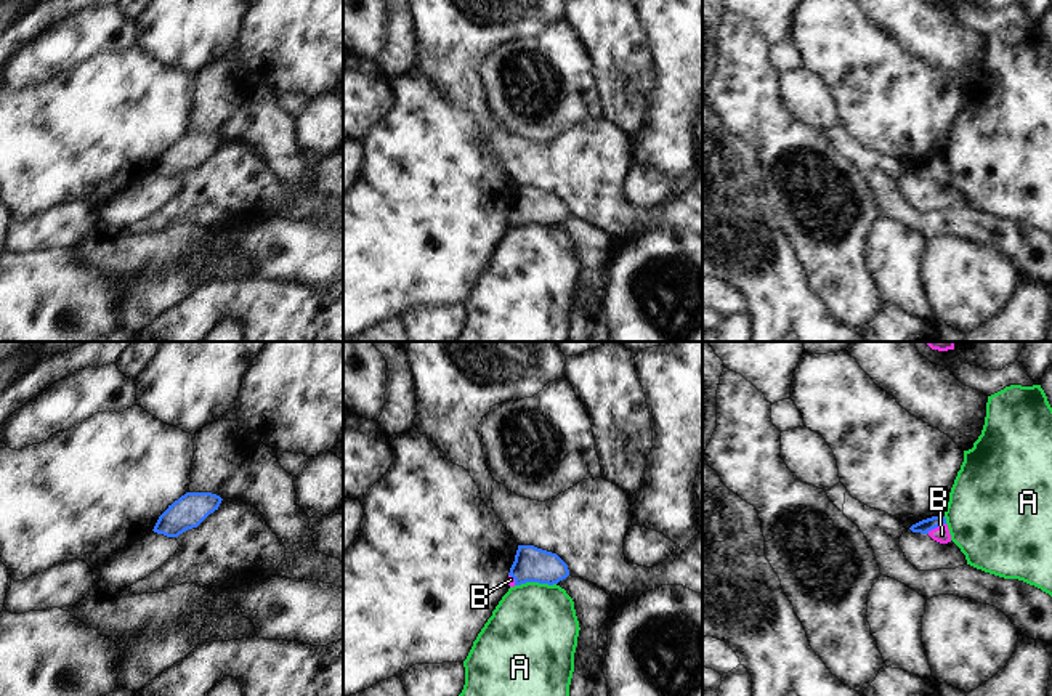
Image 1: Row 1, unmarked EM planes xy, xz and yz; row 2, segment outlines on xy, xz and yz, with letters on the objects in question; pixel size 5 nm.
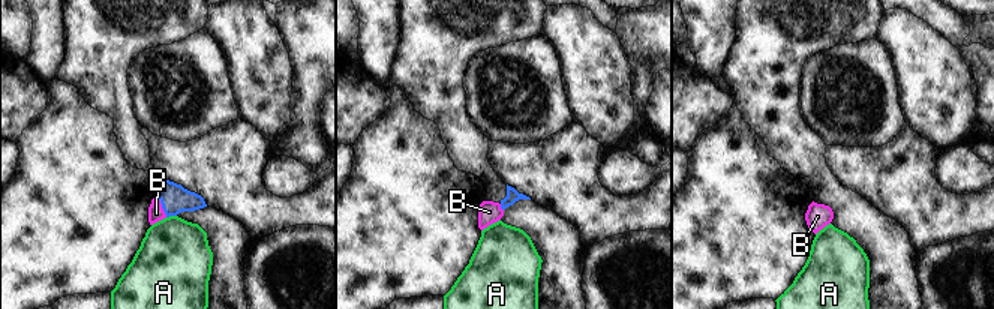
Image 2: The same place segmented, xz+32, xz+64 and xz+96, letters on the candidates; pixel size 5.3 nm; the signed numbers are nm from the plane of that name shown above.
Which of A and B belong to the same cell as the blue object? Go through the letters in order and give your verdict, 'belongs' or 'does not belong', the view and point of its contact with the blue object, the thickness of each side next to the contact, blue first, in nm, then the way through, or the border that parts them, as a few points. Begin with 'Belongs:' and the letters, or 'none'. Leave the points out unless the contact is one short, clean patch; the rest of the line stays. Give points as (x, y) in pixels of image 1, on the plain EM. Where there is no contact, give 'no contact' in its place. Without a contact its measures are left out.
Belongs: B
A: does not belong; contact xz (534, 222); calibres 180 and 440 nm; border xz (555, 223), (521, 223), (515, 226)
B: belongs; contact yz (935, 167); calibres 70 and 80 nm; way yz (924, 167), (935, 167), (942, 175)

